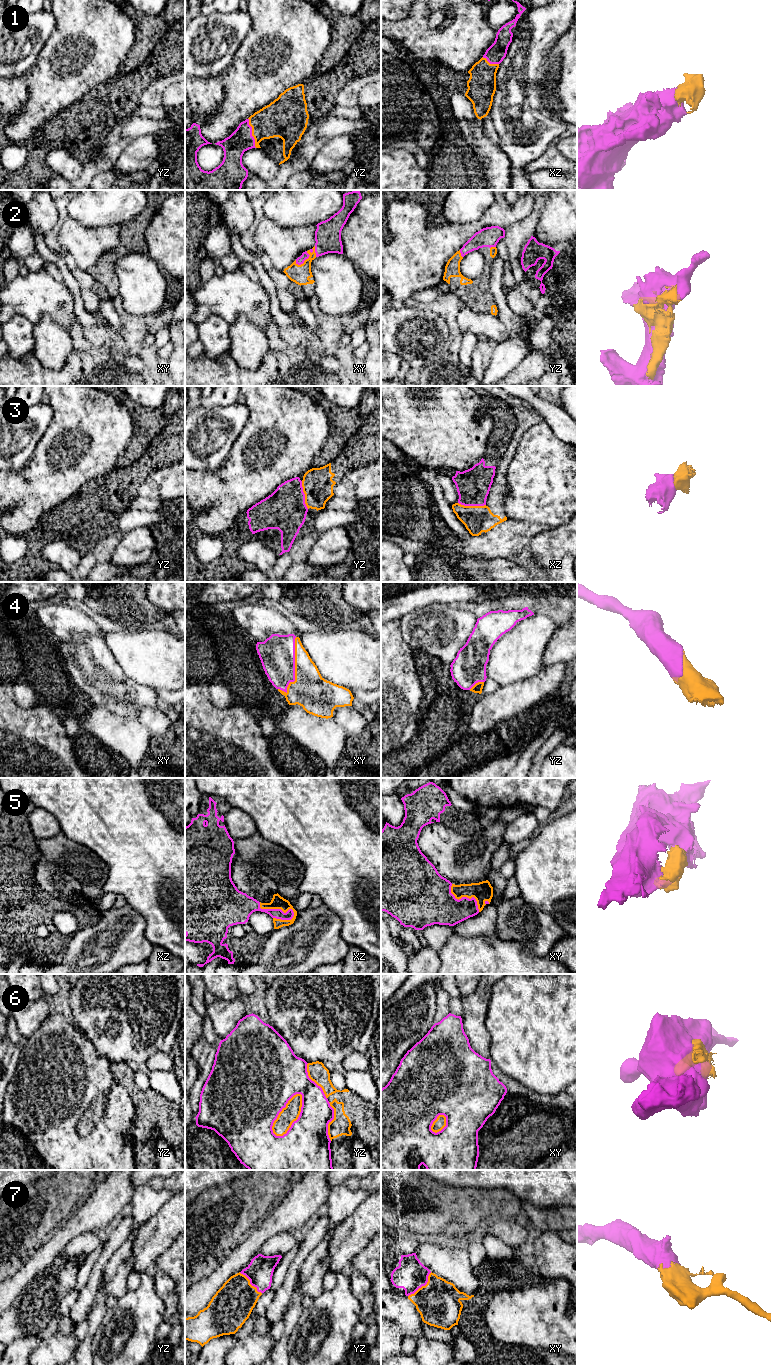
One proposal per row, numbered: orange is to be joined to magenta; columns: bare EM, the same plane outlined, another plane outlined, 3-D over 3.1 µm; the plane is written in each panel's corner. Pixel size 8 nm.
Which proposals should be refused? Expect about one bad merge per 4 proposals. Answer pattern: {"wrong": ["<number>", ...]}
{"wrong": ["6"]}

